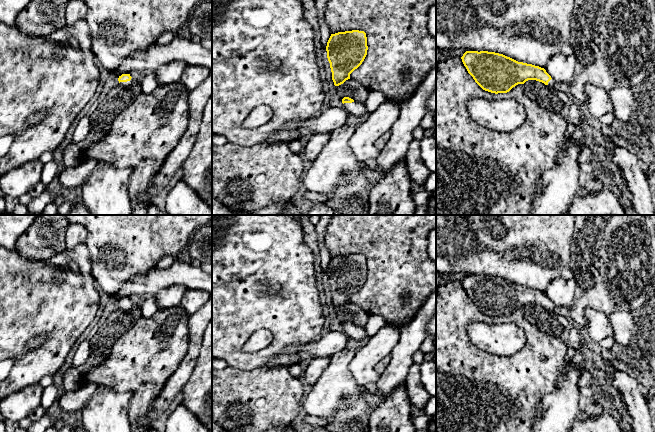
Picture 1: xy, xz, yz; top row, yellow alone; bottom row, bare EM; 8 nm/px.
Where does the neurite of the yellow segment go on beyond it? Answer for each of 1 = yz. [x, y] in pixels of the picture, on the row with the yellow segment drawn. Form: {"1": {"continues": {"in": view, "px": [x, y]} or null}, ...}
{"1": {"continues": {"in": "yz", "px": [551, 83]}}}

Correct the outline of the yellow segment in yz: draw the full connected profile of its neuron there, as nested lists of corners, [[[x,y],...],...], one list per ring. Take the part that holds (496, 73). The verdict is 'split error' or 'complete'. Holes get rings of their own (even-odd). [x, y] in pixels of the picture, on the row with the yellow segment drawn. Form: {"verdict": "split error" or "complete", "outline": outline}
{"verdict": "split error", "outline": [[[466,51],[461,57],[468,73],[485,91],[507,93],[518,84],[536,80],[554,88],[556,82],[544,68],[518,62],[503,54]]]}

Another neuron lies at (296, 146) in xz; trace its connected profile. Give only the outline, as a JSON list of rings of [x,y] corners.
[[[293,141],[289,144],[289,150],[292,153],[302,153],[304,149],[303,141]]]

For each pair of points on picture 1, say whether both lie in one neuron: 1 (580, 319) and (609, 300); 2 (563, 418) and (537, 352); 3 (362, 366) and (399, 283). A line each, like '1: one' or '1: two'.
1: one
2: two
3: two

